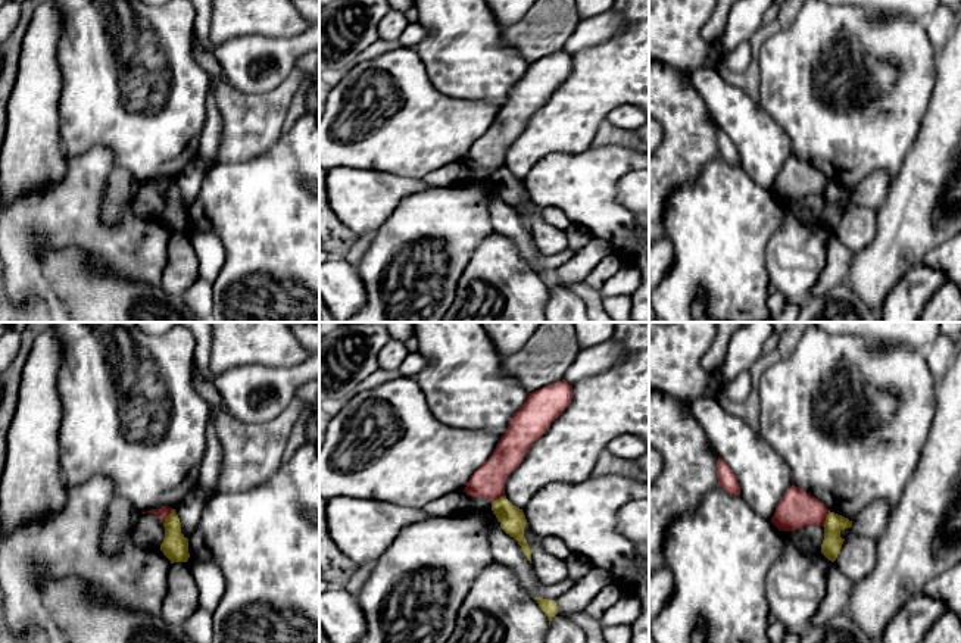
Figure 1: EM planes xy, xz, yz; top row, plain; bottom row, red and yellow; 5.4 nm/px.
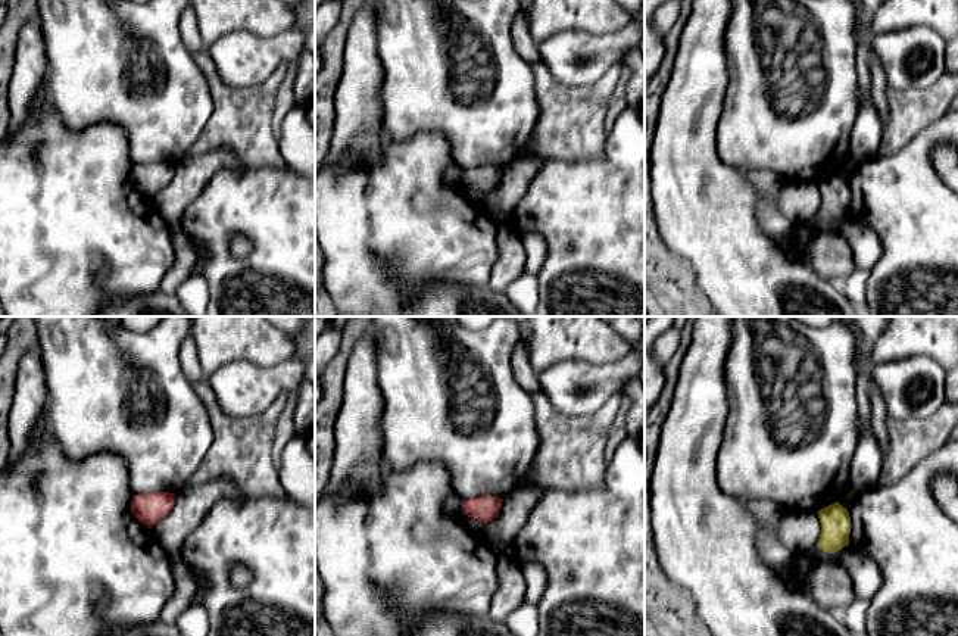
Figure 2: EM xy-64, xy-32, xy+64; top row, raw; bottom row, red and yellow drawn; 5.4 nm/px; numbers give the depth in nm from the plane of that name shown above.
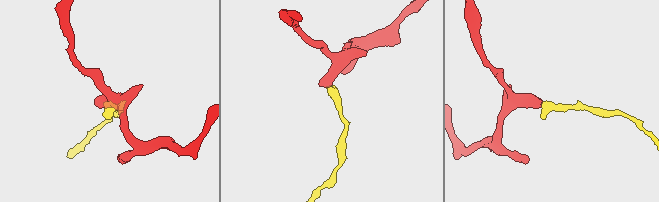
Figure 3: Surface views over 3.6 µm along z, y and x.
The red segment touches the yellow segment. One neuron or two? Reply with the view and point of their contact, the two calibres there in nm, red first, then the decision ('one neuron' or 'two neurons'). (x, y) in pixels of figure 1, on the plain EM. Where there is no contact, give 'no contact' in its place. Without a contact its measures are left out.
meets red in xy at (167, 186); 60 nm thick on the red side, 140 nm on the other; two neurons

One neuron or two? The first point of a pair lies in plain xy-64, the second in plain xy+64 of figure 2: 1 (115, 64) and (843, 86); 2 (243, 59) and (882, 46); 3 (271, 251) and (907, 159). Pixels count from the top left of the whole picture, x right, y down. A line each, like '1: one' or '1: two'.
1: one
2: one
3: one

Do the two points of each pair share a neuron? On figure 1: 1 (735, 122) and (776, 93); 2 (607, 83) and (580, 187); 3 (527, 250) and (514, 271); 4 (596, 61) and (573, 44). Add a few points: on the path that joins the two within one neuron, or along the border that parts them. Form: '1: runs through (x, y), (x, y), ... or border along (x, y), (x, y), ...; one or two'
1: border along (755, 99), (782, 130); two
2: border along (592, 146), (577, 153), (557, 153); two
3: border along (499, 233), (515, 244), (518, 253), (533, 268); two
4: border along (614, 37), (571, 55); two

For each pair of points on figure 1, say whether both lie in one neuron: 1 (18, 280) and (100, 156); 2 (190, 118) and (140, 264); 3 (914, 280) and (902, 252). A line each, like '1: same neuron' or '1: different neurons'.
1: same neuron
2: different neurons
3: different neurons

